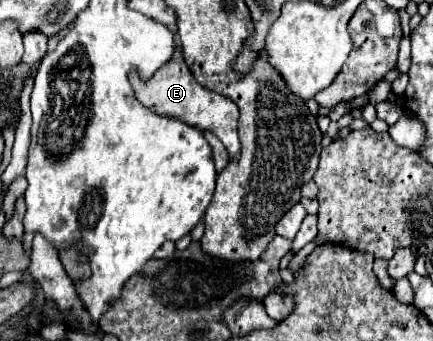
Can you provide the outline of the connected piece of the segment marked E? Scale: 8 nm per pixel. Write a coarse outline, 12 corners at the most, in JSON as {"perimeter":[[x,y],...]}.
{"perimeter":[[182,50],[134,94],[238,152],[236,104],[198,84]]}

